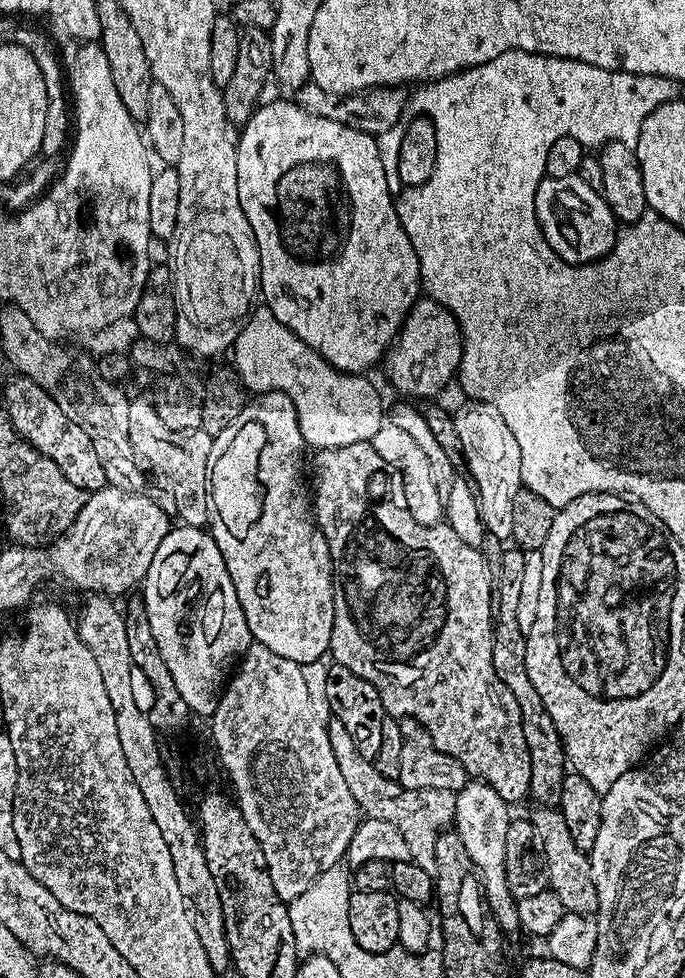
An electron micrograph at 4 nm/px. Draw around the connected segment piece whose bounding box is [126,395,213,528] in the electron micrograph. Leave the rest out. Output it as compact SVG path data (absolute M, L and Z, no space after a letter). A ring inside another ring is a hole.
M147 395L129 399L130 414L126 414L126 423L130 429L128 447L143 463L148 463L154 471L160 472L163 483L174 490L175 515L181 525L189 528L204 528L208 524L210 497L208 494L208 463L213 437L203 430L175 432L158 418L158 410Z

